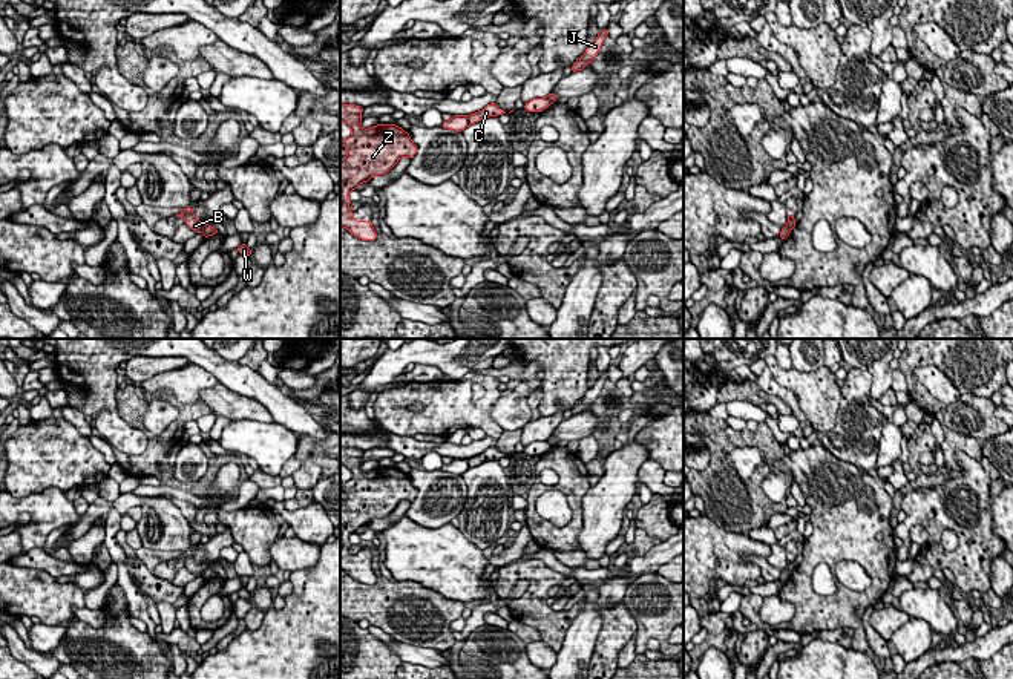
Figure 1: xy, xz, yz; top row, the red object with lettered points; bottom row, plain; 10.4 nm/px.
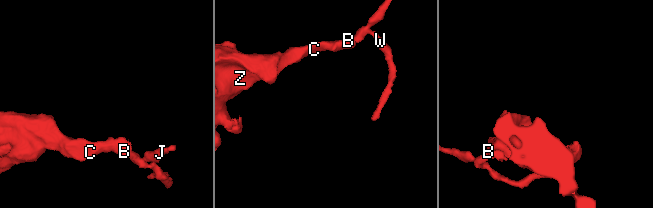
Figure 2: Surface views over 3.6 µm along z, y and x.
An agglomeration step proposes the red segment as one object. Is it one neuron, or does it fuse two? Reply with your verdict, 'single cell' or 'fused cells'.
fused cells

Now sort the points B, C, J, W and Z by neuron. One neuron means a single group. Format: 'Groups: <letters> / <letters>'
Groups: B C Z / J W

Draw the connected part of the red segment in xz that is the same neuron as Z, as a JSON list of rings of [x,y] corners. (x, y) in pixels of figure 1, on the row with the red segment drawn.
[[[340,104],[340,121],[346,123],[352,135],[340,139],[348,155],[340,158],[340,225],[362,241],[374,241],[377,233],[371,221],[356,221],[349,210],[349,193],[374,175],[385,175],[400,158],[412,158],[417,146],[408,132],[395,124],[377,124],[369,129],[360,126],[362,106]]]

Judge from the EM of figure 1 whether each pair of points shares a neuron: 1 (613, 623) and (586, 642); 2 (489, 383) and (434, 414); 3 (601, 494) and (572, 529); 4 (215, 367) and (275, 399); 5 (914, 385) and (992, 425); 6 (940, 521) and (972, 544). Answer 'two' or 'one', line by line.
1: two
2: one
3: two
4: one
5: two
6: one

